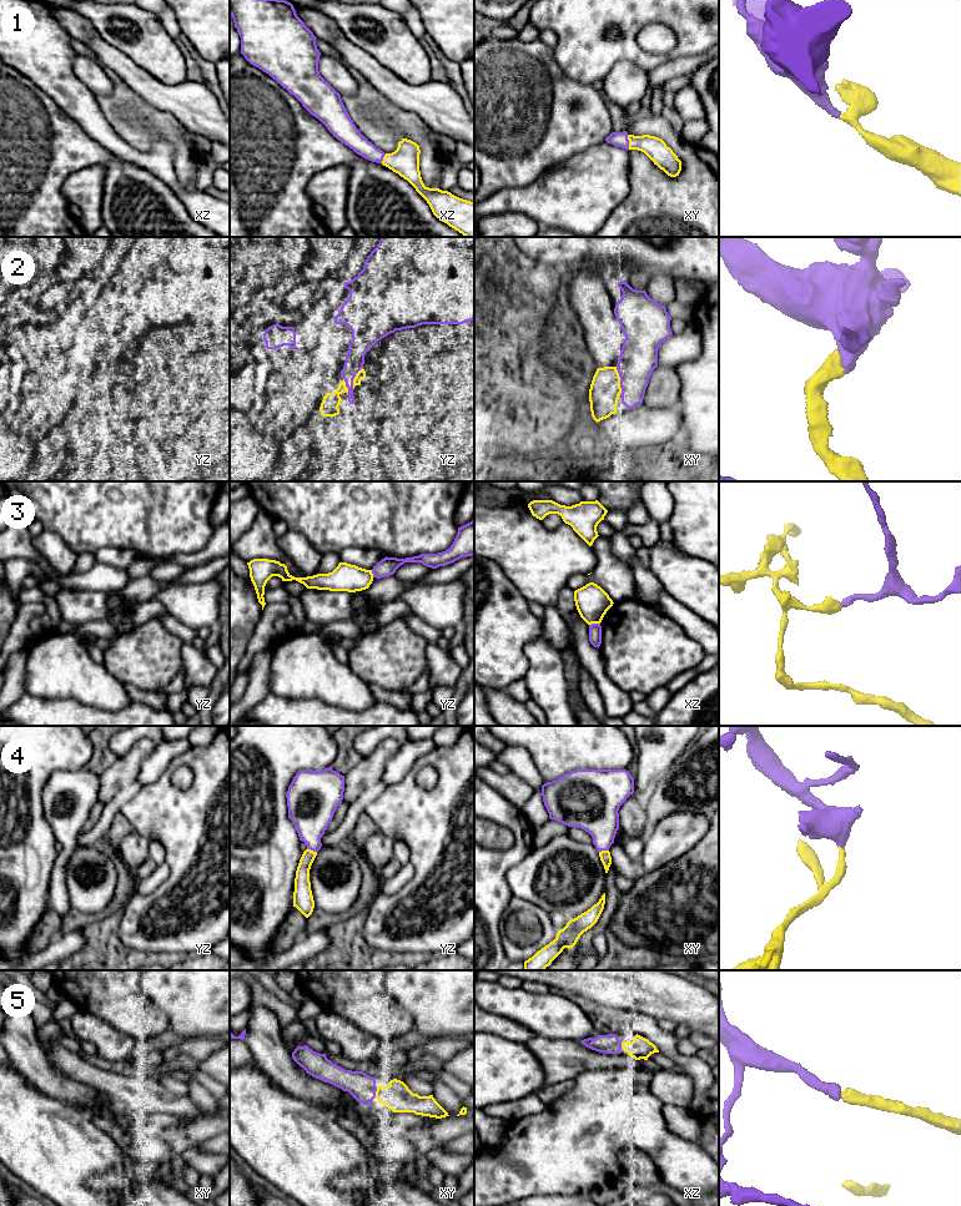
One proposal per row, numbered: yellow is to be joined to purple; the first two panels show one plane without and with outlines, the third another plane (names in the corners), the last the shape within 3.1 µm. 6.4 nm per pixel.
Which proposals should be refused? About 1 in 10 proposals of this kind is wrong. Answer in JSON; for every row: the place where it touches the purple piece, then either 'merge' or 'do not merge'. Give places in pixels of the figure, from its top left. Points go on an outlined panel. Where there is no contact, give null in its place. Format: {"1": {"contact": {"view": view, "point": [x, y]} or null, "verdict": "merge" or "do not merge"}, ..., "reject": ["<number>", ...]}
{"1": {"contact": {"view": "xy", "point": [628, 142]}, "verdict": "merge"}, "2": {"contact": {"view": "xy", "point": [620, 379]}, "verdict": "merge"}, "3": {"contact": {"view": "xz", "point": [594, 624]}, "verdict": "do not merge"}, "4": {"contact": {"view": "yz", "point": [312, 849]}, "verdict": "merge"}, "5": {"contact": {"view": "xy", "point": [376, 1090]}, "verdict": "merge"}, "reject": ["3"]}

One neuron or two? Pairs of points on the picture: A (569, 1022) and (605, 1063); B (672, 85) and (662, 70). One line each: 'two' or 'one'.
A: two
B: two

